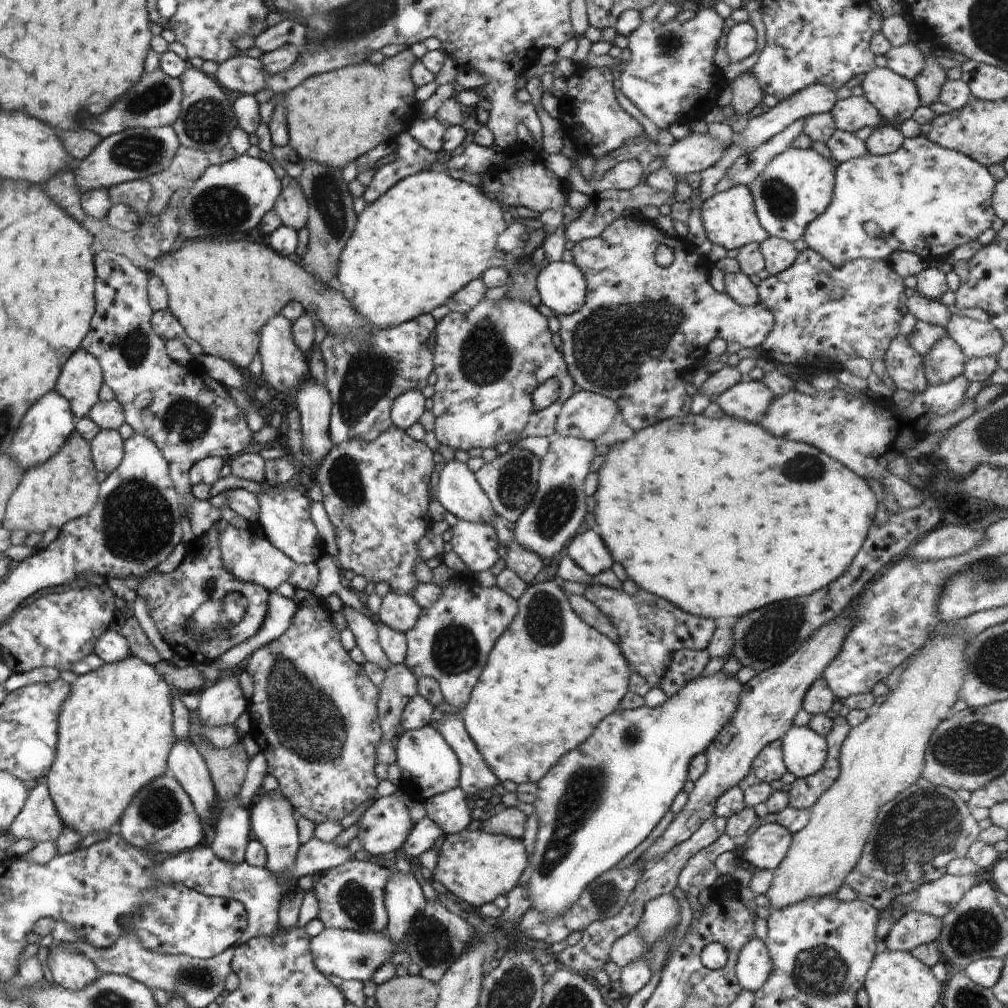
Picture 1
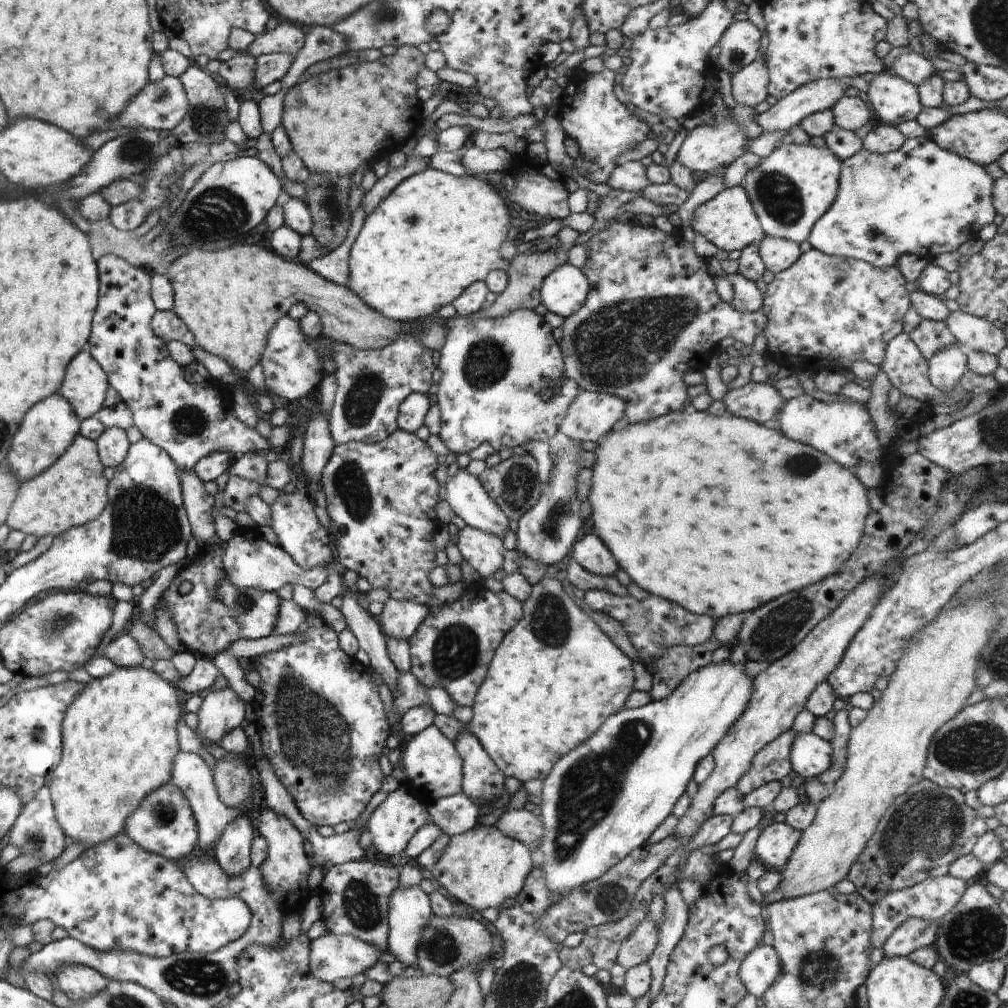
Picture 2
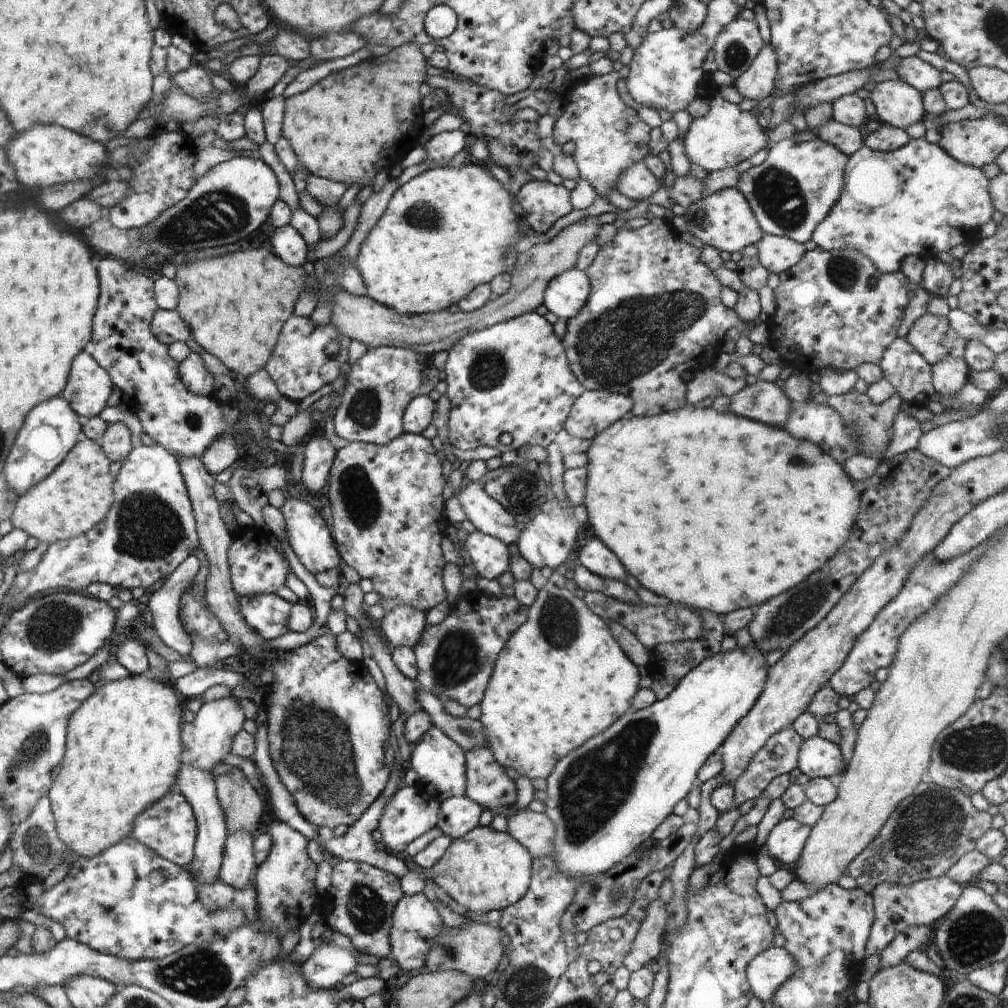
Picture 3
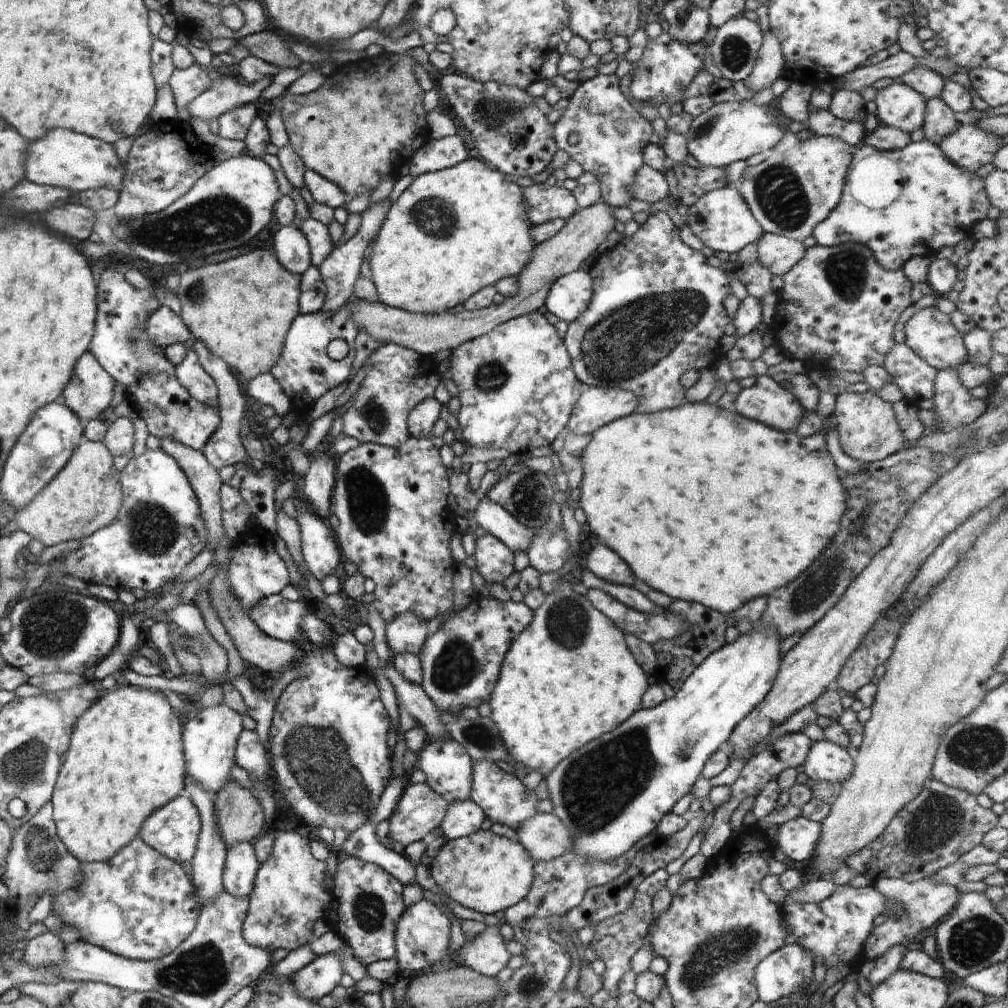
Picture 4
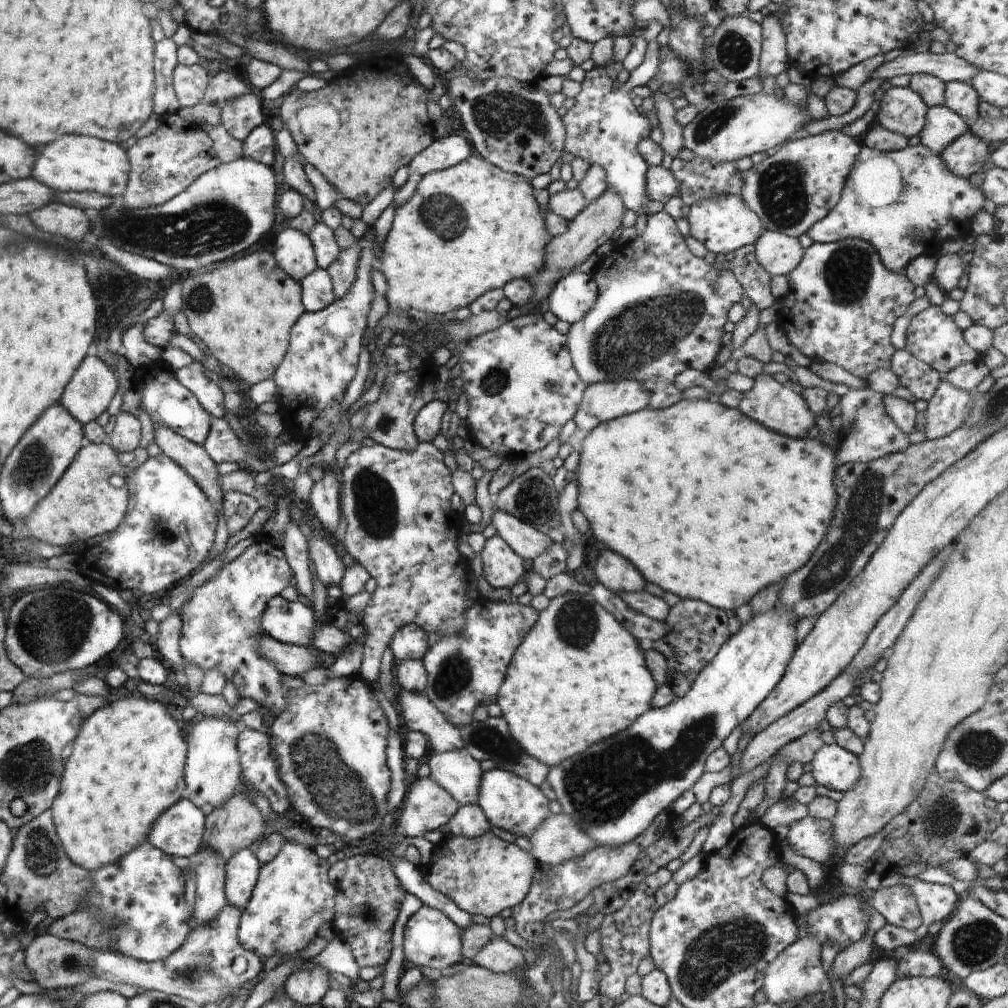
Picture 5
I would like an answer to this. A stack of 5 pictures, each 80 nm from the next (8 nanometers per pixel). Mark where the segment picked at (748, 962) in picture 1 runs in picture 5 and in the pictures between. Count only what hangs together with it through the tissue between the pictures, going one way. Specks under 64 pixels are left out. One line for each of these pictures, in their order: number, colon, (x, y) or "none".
2: (761, 967)
3: (766, 972)
4: (789, 970)
5: (797, 972)

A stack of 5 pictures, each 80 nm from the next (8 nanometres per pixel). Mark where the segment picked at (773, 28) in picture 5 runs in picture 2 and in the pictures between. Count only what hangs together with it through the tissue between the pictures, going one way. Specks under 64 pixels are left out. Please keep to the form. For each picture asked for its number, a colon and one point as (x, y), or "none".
2: (749, 86)
3: (758, 82)
4: (770, 64)

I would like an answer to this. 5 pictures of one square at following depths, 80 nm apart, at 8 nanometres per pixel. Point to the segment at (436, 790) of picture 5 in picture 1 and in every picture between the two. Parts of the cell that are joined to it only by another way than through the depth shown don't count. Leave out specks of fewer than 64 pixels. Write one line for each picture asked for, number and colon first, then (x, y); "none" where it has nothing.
1: (384, 826)
2: (392, 824)
3: (410, 813)
4: (420, 810)

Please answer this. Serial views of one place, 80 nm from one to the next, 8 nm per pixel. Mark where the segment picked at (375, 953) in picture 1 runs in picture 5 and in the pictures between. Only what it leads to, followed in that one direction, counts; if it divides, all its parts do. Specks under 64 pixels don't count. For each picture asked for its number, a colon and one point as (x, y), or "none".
2: (331, 956)
3: (328, 965)
4: (317, 979)
5: (305, 987)

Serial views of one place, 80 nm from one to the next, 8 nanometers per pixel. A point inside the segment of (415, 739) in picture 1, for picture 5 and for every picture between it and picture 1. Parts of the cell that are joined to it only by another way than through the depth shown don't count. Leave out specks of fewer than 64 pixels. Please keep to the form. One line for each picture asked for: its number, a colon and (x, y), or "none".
2: (430, 760)
3: (440, 764)
4: (448, 768)
5: (457, 771)

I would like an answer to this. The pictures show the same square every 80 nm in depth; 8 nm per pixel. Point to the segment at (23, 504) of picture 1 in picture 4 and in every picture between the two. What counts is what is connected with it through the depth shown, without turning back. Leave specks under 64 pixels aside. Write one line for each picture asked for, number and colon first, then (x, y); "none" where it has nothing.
2: (72, 492)
3: (78, 495)
4: (86, 496)

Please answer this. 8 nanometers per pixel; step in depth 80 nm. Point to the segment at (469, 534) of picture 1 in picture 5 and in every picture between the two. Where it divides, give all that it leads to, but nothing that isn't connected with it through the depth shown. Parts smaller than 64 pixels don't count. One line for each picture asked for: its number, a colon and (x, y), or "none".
2: (483, 551)
3: (490, 557)
4: (495, 561)
5: (502, 567)

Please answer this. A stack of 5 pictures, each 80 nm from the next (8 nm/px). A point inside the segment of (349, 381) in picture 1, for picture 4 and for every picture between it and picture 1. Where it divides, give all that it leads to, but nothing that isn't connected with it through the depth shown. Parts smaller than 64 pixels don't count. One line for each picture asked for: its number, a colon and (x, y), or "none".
2: (372, 383)
3: (379, 388)
4: (400, 378)

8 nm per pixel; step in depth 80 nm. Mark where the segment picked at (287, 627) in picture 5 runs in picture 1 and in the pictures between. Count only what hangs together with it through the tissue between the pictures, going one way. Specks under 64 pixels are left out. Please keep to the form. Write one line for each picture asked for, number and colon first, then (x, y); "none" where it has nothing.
1: (201, 610)
2: (248, 613)
3: (268, 615)
4: (281, 619)

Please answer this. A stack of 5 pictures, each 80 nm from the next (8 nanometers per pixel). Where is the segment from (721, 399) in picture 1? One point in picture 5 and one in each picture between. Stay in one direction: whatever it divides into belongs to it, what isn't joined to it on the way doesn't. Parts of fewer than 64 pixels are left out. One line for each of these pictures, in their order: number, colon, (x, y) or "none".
2: (760, 402)
3: (765, 402)
4: (767, 402)
5: (779, 408)

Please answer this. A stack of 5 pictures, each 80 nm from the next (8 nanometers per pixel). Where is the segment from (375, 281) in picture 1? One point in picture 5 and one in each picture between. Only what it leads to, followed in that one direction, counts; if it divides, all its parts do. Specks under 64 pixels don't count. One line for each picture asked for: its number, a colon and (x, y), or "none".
2: (435, 234)
3: (446, 231)
4: (452, 232)
5: (471, 228)

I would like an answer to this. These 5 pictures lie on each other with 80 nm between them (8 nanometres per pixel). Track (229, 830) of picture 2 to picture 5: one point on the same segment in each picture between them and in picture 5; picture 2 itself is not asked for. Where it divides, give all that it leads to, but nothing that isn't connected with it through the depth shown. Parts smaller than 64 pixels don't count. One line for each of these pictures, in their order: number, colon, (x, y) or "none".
3: (238, 863)
4: (241, 864)
5: (241, 872)

